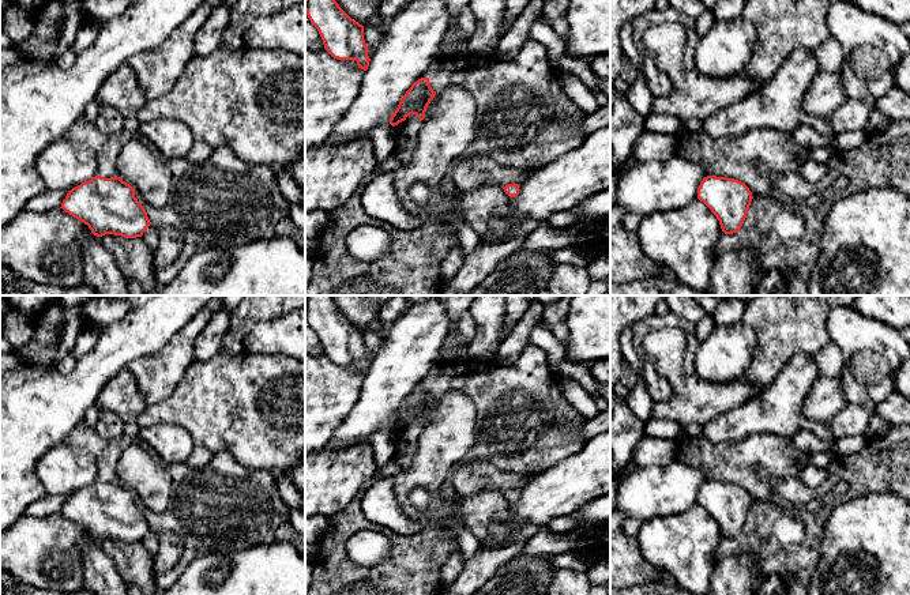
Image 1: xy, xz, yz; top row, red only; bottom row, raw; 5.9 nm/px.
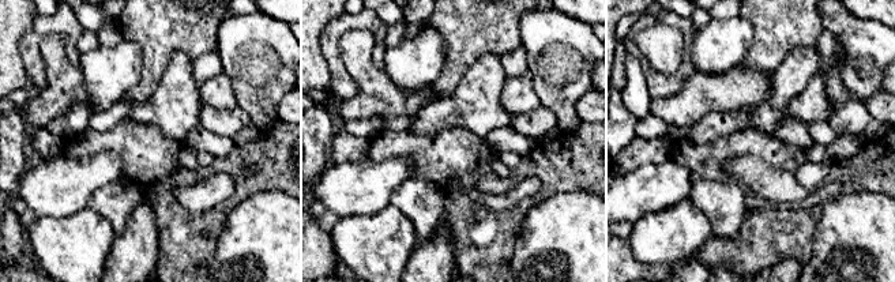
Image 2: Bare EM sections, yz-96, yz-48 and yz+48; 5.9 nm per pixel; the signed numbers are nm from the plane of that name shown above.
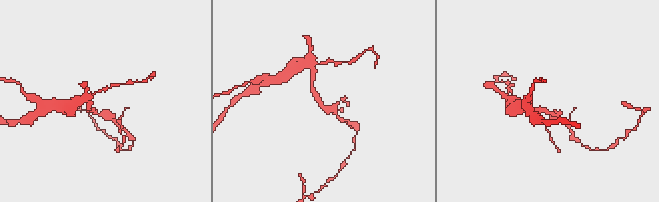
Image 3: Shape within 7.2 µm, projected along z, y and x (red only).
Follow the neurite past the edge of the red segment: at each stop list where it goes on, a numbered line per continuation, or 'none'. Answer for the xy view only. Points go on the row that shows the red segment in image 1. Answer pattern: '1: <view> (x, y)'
none

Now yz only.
none

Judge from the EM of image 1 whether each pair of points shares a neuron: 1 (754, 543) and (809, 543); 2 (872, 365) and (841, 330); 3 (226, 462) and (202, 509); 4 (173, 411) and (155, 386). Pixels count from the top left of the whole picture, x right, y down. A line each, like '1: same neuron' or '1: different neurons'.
1: same neuron
2: same neuron
3: same neuron
4: different neurons

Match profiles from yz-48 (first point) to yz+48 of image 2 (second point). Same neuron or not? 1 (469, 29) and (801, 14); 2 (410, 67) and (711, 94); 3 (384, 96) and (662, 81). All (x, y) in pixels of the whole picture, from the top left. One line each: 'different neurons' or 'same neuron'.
1: same neuron
2: different neurons
3: different neurons

